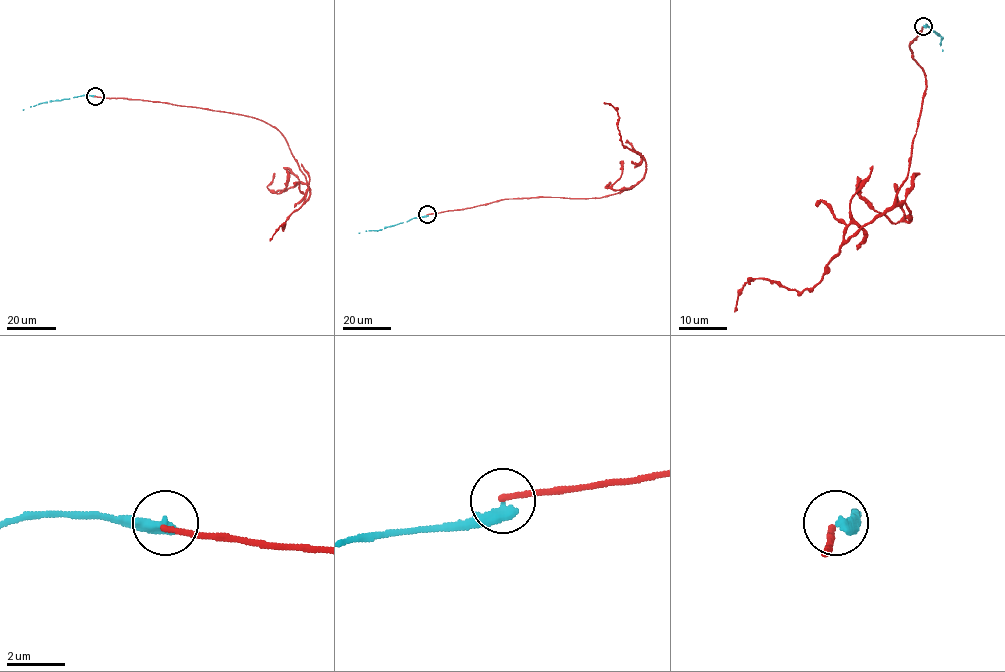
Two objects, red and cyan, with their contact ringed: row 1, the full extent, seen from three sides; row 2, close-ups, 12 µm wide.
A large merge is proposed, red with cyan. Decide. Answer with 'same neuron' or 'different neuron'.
different neuron

